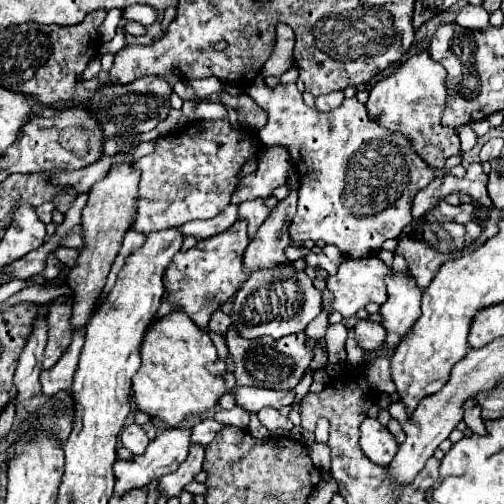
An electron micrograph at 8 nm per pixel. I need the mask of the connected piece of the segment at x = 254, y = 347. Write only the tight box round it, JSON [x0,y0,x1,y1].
[226,325,312,399]

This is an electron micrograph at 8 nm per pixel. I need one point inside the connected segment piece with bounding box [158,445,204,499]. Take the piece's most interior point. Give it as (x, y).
(172, 485)

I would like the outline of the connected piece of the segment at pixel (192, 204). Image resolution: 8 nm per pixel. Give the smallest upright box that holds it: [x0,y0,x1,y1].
[130,119,260,233]

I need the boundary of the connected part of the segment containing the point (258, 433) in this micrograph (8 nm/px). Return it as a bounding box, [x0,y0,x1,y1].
[247,413,270,439]

